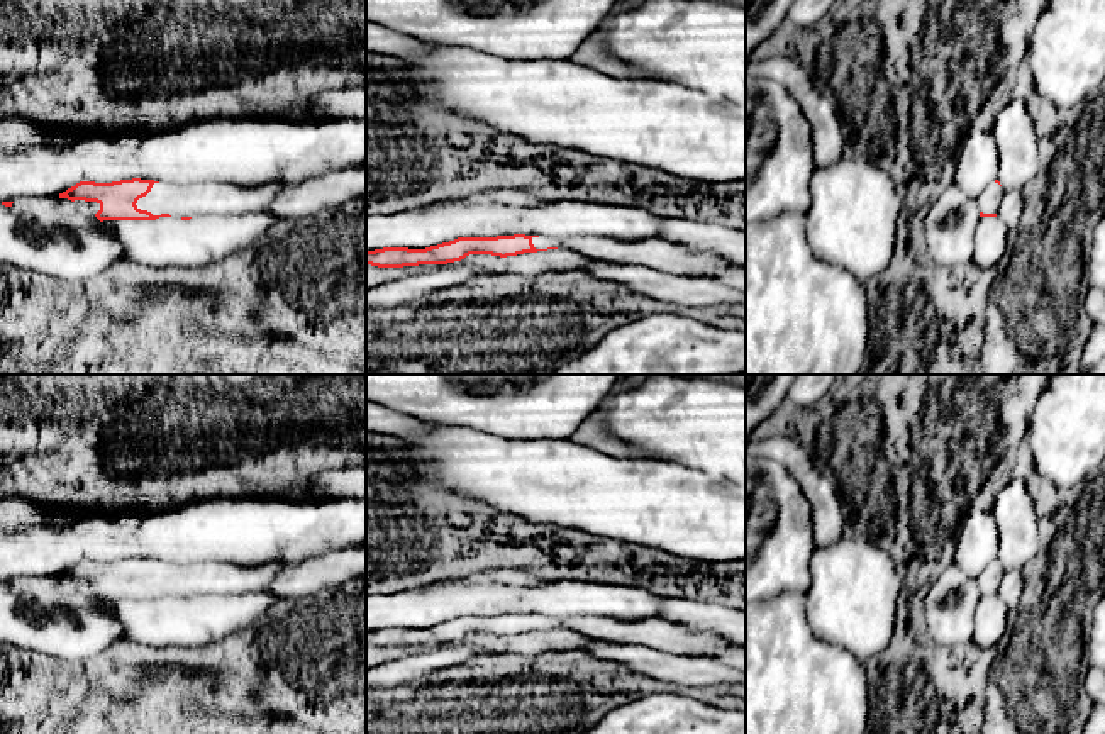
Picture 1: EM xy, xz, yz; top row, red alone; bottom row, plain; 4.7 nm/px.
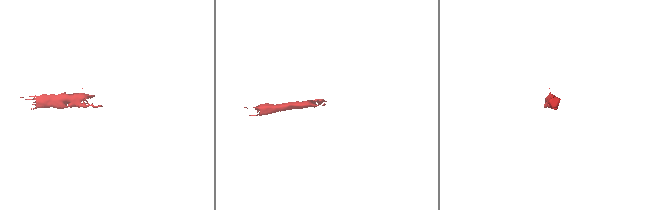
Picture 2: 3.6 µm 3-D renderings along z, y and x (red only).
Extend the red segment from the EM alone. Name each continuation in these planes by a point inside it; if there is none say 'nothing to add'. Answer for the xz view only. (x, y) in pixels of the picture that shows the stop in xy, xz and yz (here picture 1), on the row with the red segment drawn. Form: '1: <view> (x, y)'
1: xz (661, 255)

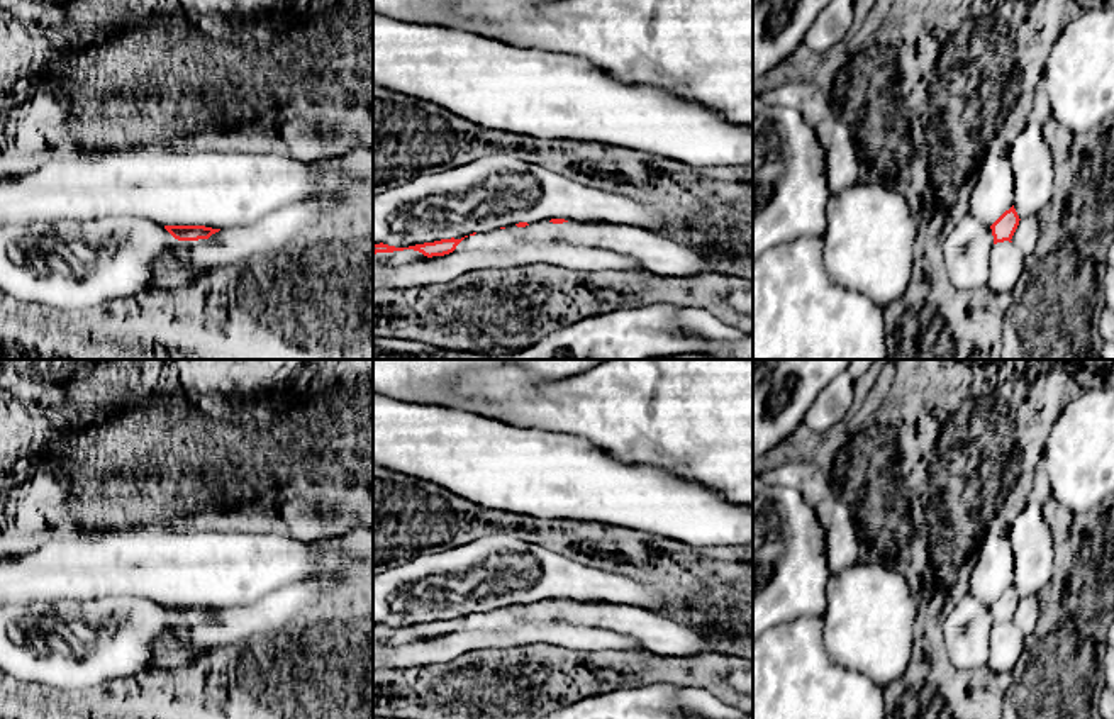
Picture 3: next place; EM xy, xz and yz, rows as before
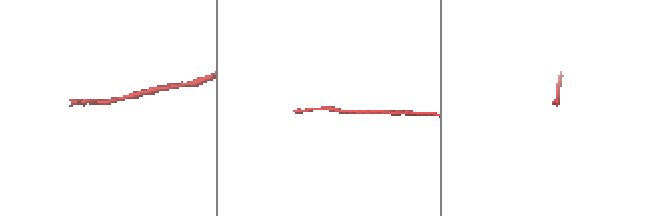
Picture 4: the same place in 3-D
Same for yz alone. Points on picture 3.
nothing to add

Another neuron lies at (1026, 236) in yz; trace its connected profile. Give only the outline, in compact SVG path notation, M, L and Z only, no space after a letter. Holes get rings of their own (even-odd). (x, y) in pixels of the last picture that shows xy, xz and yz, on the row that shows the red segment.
M1029 215L1019 220L1019 226L1012 236L1014 246L1024 254L1029 256L1041 236L1041 224L1038 215Z

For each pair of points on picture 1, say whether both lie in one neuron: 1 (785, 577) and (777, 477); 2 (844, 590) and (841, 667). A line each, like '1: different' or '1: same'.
1: same
2: different

